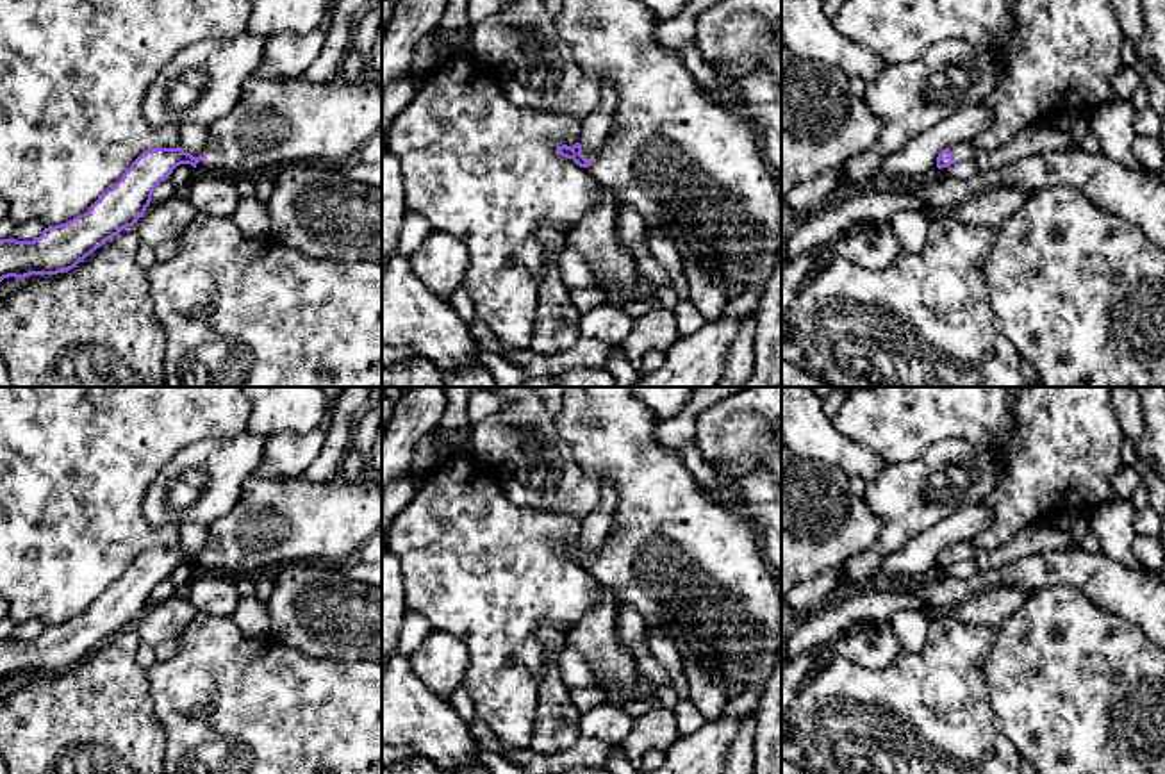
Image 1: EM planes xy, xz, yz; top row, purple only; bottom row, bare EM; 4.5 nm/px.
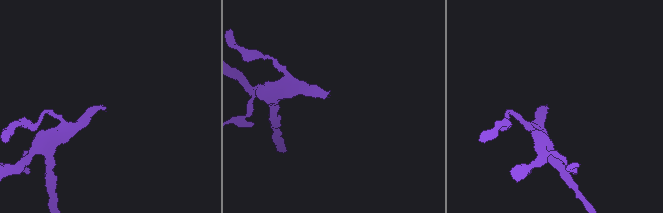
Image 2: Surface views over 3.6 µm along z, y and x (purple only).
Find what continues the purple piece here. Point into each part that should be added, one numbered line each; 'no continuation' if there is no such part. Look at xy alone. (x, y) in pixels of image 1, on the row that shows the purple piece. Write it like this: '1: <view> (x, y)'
1: xy (275, 123)

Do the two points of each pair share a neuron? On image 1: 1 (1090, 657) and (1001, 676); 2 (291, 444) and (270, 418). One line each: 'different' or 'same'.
1: same
2: different

